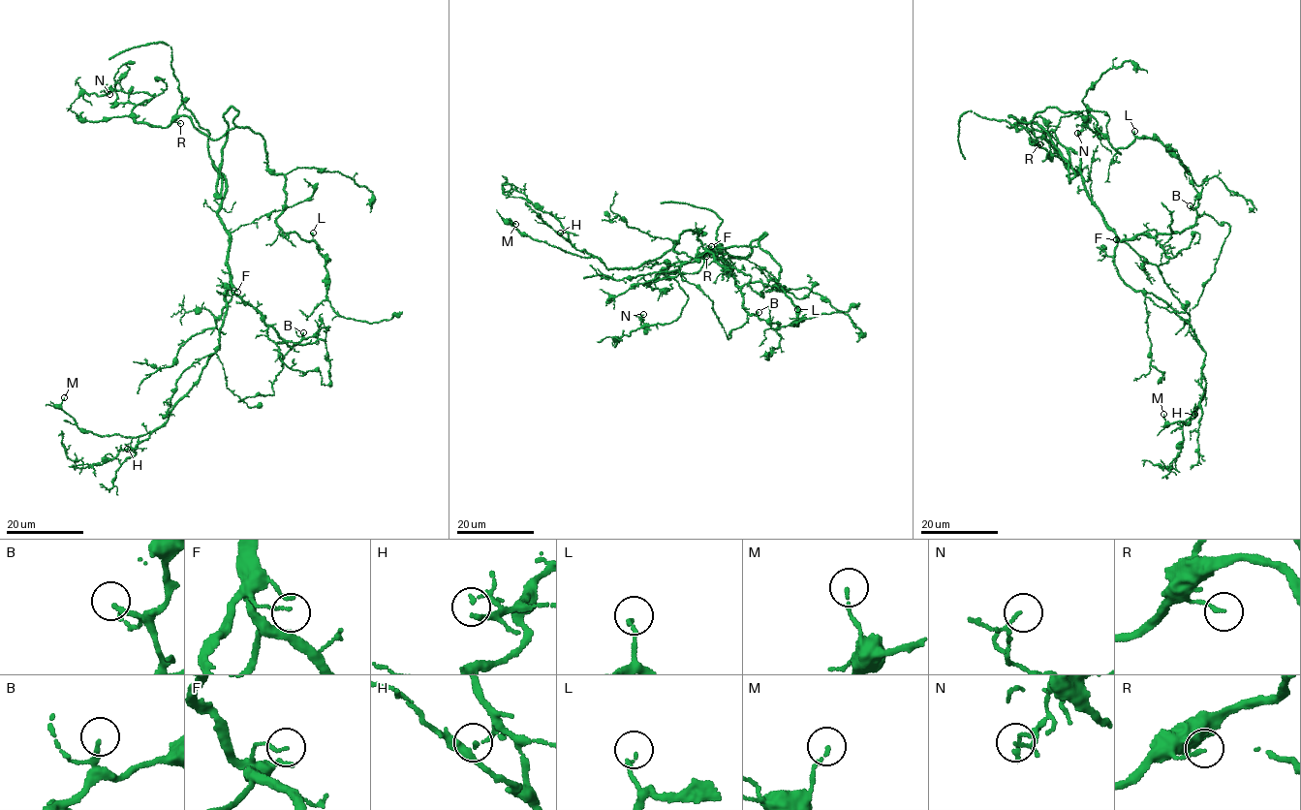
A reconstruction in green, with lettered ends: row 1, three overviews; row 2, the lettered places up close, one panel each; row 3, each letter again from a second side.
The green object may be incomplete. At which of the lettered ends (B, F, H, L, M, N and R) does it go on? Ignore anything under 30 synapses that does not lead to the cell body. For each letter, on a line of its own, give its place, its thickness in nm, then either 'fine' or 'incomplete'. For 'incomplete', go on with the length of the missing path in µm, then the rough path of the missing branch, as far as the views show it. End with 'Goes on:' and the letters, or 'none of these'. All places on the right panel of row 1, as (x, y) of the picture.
B: place (1190, 205); calibre 170 nm; incomplete; missing 15 µm; course (1190, 205), (1176, 207), (1181, 202), (1178, 198)
F: place (1116, 239); calibre 100 nm; fine
H: place (1194, 414); calibre 100 nm; fine
L: place (1134, 131); calibre 110 nm; fine
M: place (1163, 414); calibre 110 nm; fine
N: place (1077, 133); calibre 80 nm; incomplete; missing 30 µm; course (1077, 133), (1063, 120), (1060, 100), (1069, 89), (1082, 85), (1096, 70)
R: place (1039, 144); calibre 140 nm; fine
Goes on: B, N

